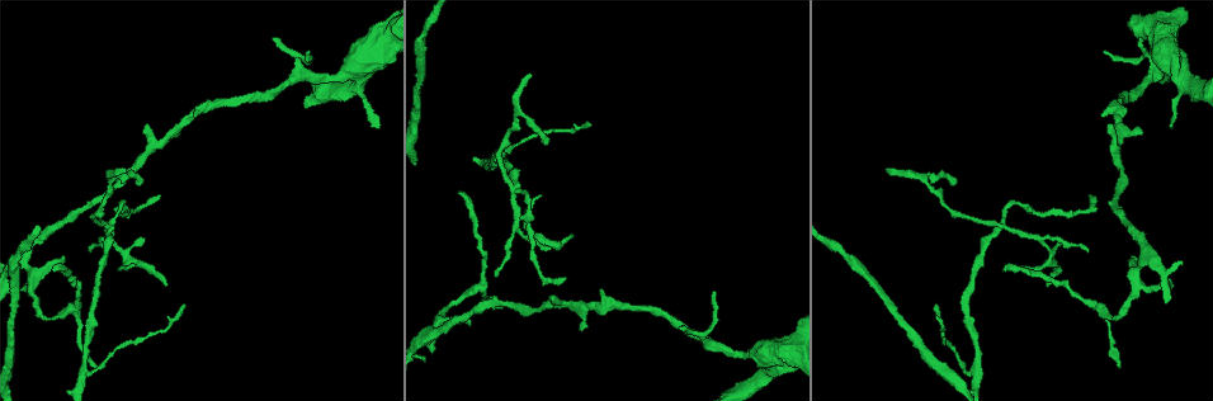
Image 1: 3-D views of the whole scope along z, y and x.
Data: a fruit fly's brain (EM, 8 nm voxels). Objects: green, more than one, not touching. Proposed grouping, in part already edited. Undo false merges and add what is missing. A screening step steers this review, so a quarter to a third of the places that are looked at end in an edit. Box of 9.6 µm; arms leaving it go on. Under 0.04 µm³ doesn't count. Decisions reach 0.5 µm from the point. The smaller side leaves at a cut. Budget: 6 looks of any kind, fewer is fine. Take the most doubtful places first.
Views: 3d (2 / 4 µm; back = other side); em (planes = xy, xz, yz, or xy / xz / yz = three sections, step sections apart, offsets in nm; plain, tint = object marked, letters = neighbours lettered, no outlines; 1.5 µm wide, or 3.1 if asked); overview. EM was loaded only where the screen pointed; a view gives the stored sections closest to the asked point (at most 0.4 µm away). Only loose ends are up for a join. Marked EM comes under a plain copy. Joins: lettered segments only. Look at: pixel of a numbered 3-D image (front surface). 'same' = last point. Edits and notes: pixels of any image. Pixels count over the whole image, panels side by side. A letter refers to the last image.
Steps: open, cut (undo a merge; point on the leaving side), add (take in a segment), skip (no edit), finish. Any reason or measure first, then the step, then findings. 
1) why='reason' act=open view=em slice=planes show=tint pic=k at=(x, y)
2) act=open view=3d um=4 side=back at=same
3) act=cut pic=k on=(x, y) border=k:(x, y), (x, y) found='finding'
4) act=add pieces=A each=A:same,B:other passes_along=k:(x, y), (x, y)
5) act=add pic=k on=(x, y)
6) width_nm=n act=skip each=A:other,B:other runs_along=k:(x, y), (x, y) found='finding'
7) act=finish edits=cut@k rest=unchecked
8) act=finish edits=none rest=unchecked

why='branch stops here' act=open view=3d um=2 pic=1 at=(148, 126)

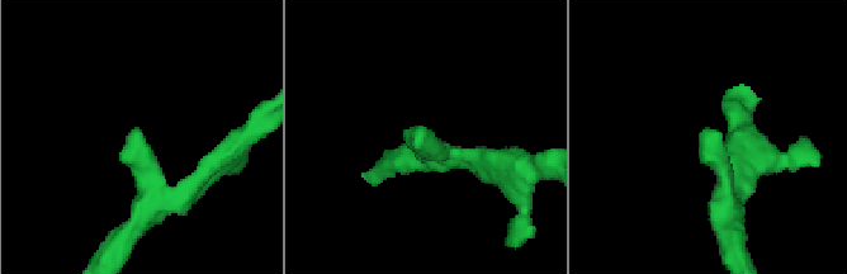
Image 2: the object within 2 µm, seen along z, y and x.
act=open view=em um=3.1 slice=planes show=letters pic=2 at=(419, 127)

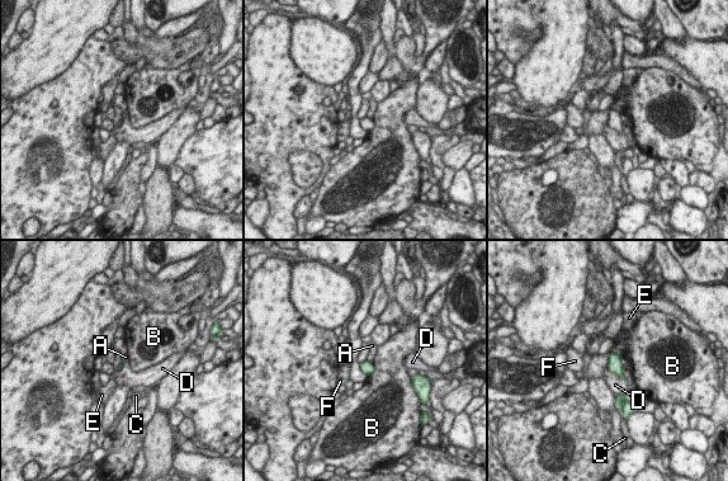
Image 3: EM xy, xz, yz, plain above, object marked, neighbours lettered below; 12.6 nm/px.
act=skip each=A:other,B:other,C:other,D:other,E:other,F:other found='none of them fits'

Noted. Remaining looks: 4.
why='two arms in line, one across' act=open view=em slice=xz step=8 show=tint pic=1 at=(518, 187)

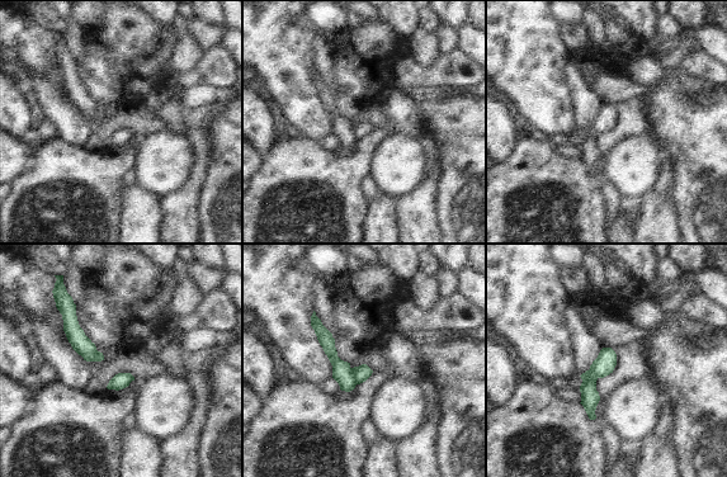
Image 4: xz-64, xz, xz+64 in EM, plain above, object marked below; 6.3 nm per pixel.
why='cut it another way' act=open view=em slice=planes show=letters at=same

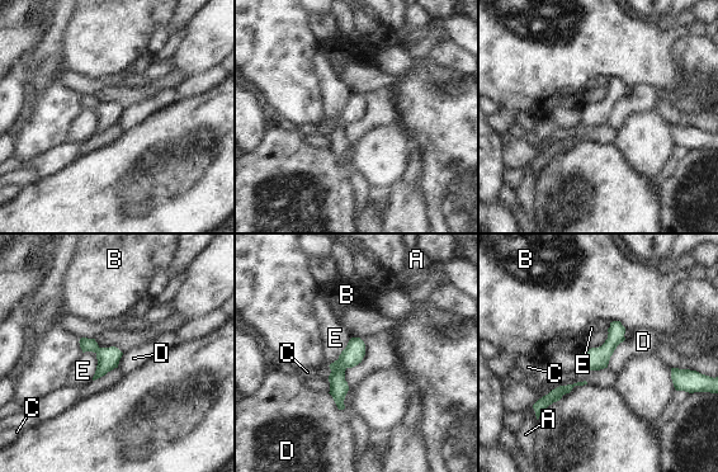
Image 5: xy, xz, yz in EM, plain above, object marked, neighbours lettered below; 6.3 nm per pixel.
act=cut pic=5 on=(339, 387) each=A:other,B:other,C:other,D:other,E:other border=5:(338, 359), (345, 368) found='two neurons meet here'

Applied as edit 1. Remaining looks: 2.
why='redraw' act=open view=overview

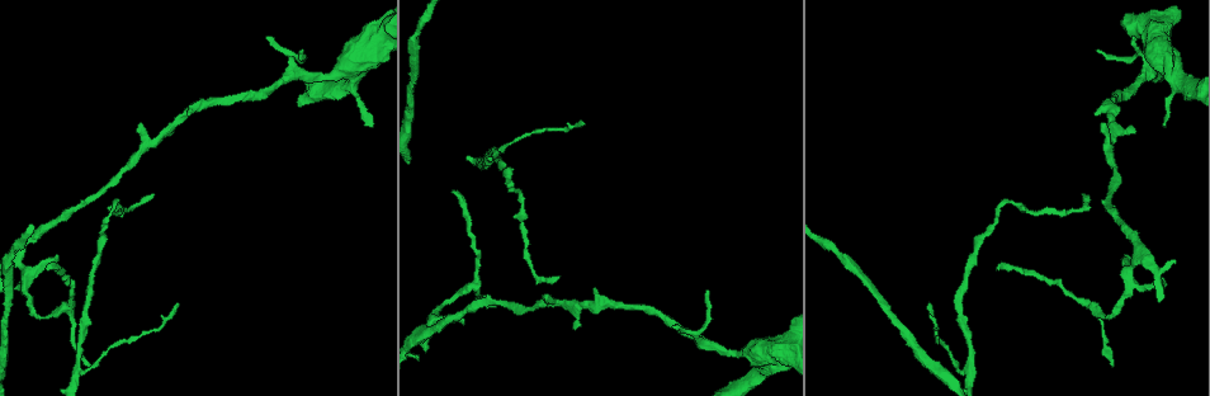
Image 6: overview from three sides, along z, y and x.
why='an open end' act=open view=em slice=planes show=letters pic=6 at=(1163, 126)

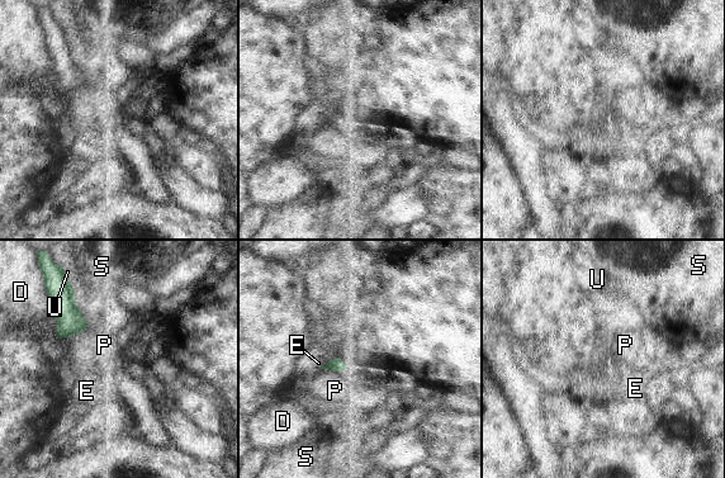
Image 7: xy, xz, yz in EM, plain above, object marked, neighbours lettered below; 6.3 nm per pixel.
act=skip each=D:other,E:other,P:other,S:other,U:other border=7:(327, 363), (320, 367) found='none of them fits'

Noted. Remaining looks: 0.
act=finish edits=cut@5 rest=unchecked

